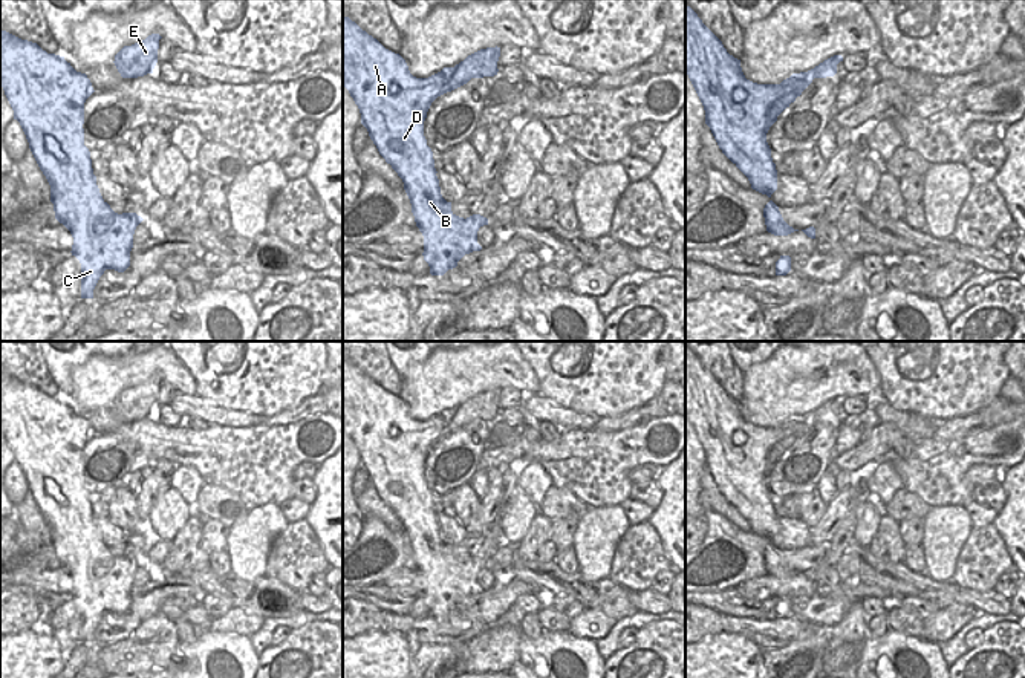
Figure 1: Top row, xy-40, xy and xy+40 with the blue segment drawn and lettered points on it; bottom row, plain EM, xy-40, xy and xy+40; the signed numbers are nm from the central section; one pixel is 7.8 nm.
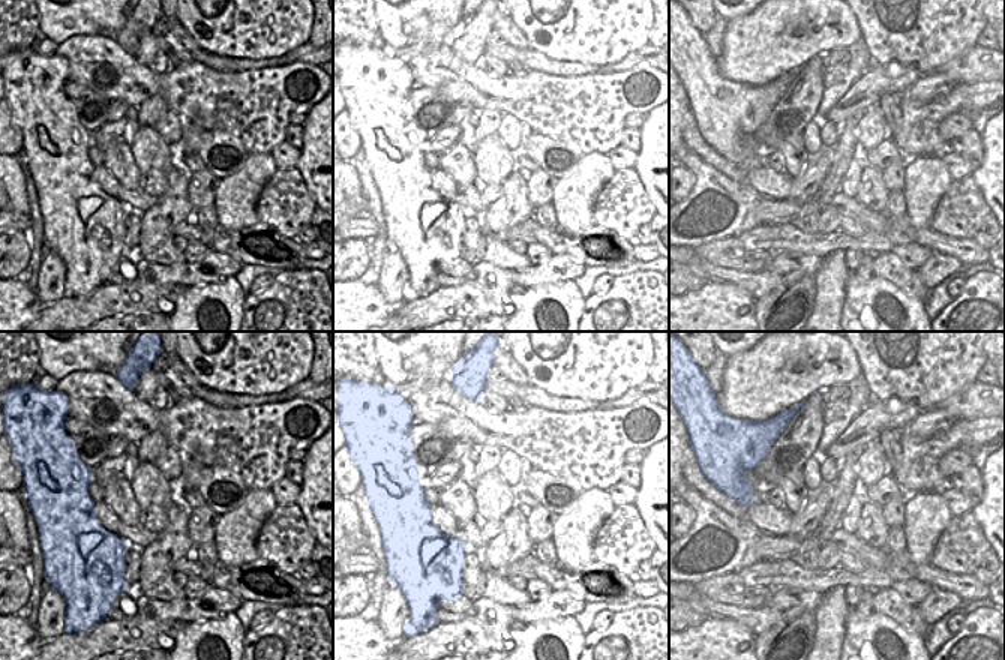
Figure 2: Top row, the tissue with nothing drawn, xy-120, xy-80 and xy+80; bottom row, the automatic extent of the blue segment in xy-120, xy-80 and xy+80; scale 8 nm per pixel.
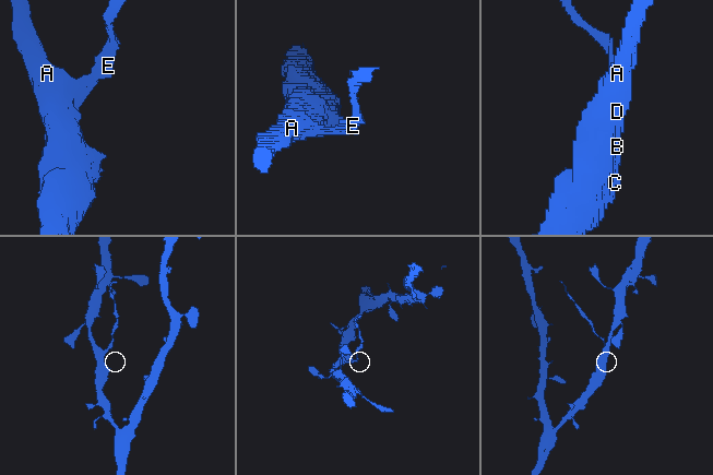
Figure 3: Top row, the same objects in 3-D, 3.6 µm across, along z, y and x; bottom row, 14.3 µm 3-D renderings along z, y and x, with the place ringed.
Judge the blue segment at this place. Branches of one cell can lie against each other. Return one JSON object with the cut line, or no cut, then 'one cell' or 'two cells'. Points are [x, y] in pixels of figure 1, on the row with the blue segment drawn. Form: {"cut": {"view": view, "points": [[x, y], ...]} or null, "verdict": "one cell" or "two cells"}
{"cut": {"view": "xy+40", "points": [[780, 84], [780, 94], [771, 106], [771, 118]]}, "verdict": "two cells"}

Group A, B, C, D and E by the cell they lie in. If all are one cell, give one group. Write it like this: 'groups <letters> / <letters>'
groups A B C D / E

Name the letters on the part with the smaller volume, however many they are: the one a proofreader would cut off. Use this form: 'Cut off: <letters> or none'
Cut off: E

